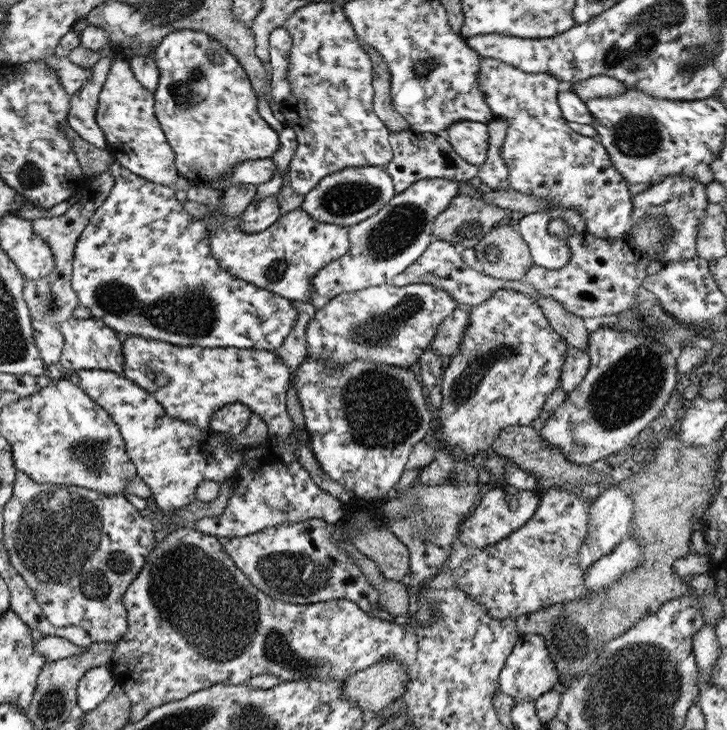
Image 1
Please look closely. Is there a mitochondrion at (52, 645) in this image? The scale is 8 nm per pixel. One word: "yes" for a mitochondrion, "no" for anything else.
no

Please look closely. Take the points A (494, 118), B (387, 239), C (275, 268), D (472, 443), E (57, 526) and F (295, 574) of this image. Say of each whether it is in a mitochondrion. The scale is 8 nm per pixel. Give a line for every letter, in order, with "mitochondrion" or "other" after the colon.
A: other
B: mitochondrion
C: mitochondrion
D: other
E: mitochondrion
F: mitochondrion

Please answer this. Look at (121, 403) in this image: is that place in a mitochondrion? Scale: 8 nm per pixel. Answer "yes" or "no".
no

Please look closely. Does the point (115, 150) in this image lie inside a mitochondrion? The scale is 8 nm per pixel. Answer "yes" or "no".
no

